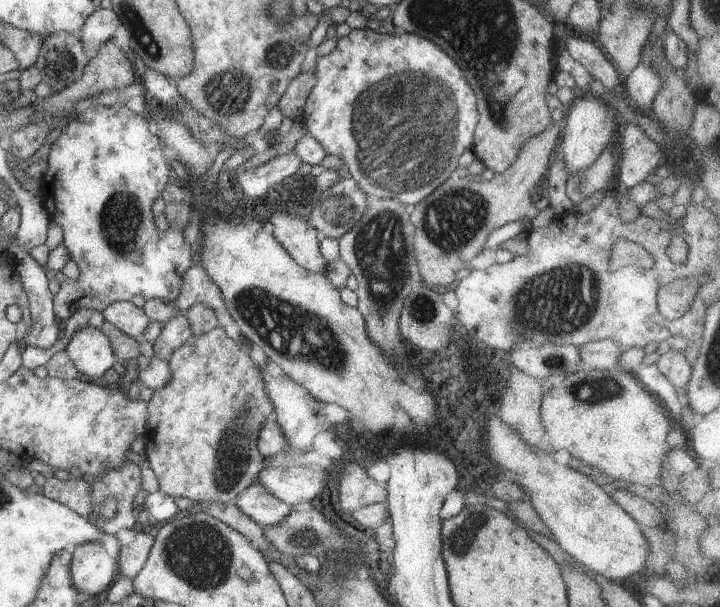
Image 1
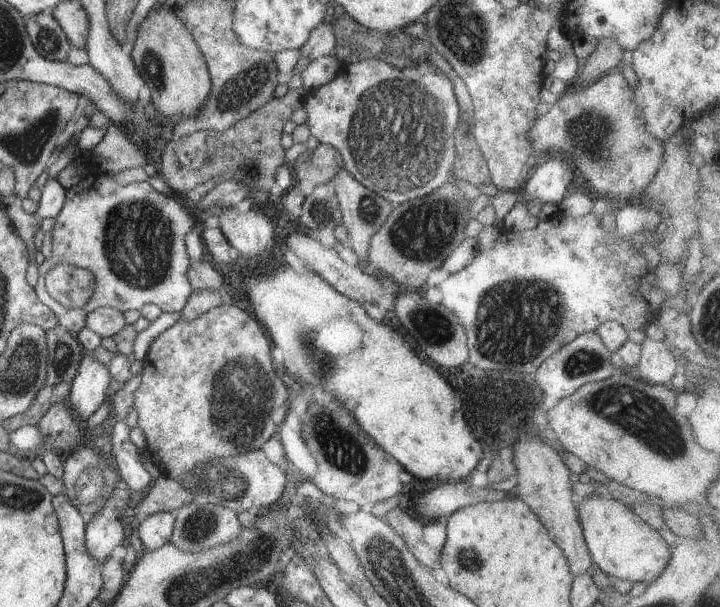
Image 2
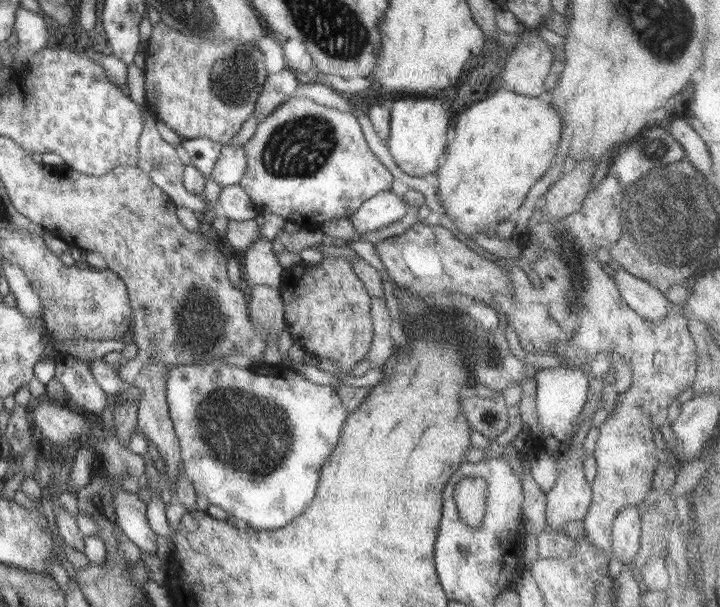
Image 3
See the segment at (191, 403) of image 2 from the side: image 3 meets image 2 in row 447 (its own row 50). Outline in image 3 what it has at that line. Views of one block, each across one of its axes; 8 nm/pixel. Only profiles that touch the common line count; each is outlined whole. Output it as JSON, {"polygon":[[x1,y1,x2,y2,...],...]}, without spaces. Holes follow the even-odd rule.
{"polygon":[[162,20,152,24,152,35,144,46,144,58,145,106,148,110,182,139,210,139,223,145,230,142,255,112,258,95,268,75,262,64,250,56,250,49,238,41,186,36]]}

